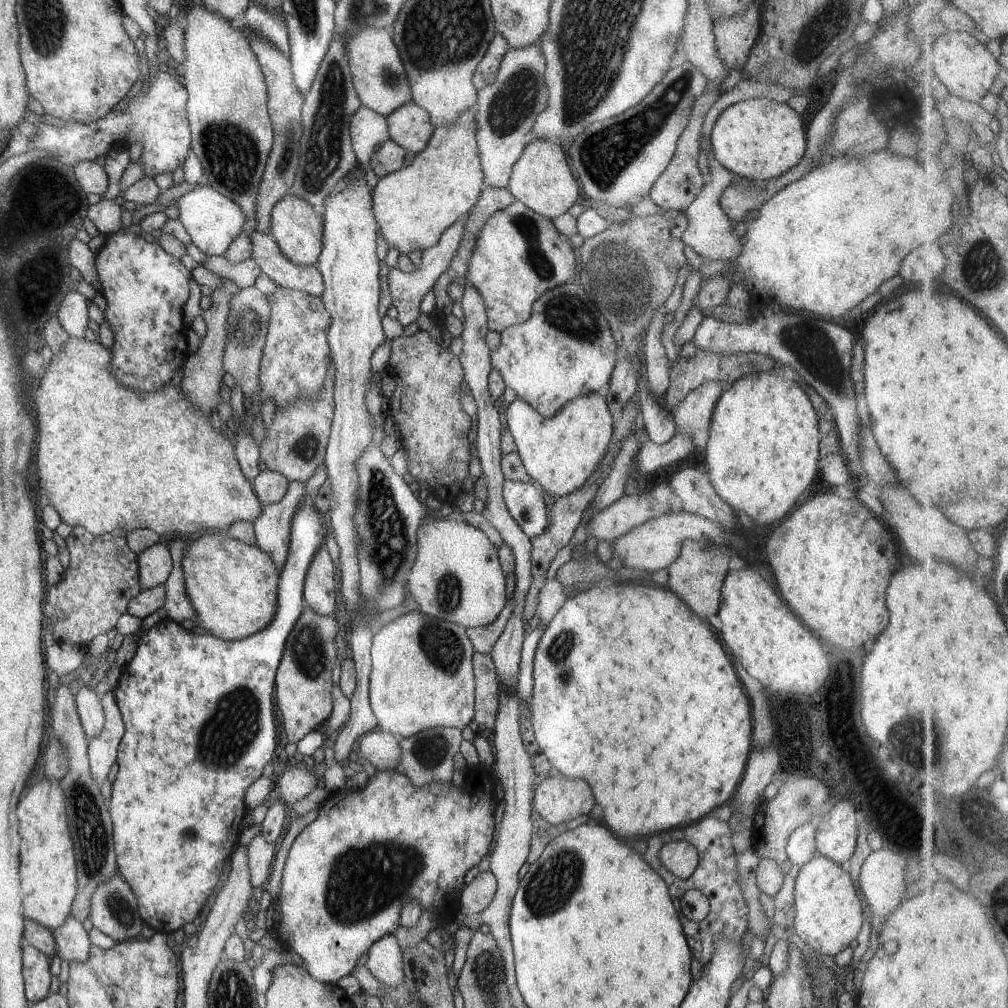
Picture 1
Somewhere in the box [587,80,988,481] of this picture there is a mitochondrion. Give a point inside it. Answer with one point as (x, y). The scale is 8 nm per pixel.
(818, 355)

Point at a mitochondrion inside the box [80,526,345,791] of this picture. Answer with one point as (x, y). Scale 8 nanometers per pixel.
(240, 719)

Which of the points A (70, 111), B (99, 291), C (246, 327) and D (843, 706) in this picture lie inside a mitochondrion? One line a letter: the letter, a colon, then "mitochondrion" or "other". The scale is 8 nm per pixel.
A: other
B: other
C: mitochondrion
D: other

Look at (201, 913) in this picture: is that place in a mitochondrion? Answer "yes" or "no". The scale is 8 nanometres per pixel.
no

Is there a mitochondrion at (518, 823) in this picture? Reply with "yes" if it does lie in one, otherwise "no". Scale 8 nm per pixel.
no

